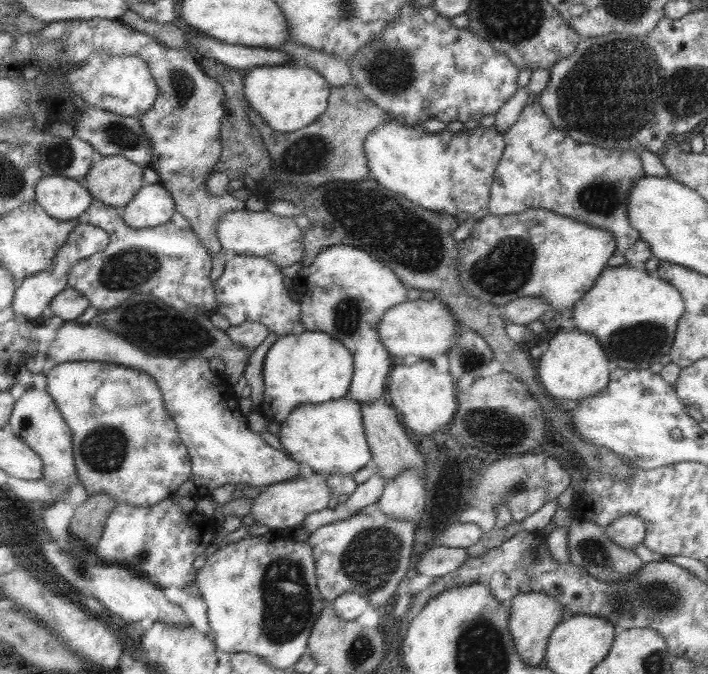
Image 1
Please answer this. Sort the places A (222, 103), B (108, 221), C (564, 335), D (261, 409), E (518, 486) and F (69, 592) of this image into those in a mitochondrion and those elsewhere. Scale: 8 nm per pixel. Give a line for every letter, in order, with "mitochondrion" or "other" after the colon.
A: other
B: other
C: other
D: other
E: mitochondrion
F: other

